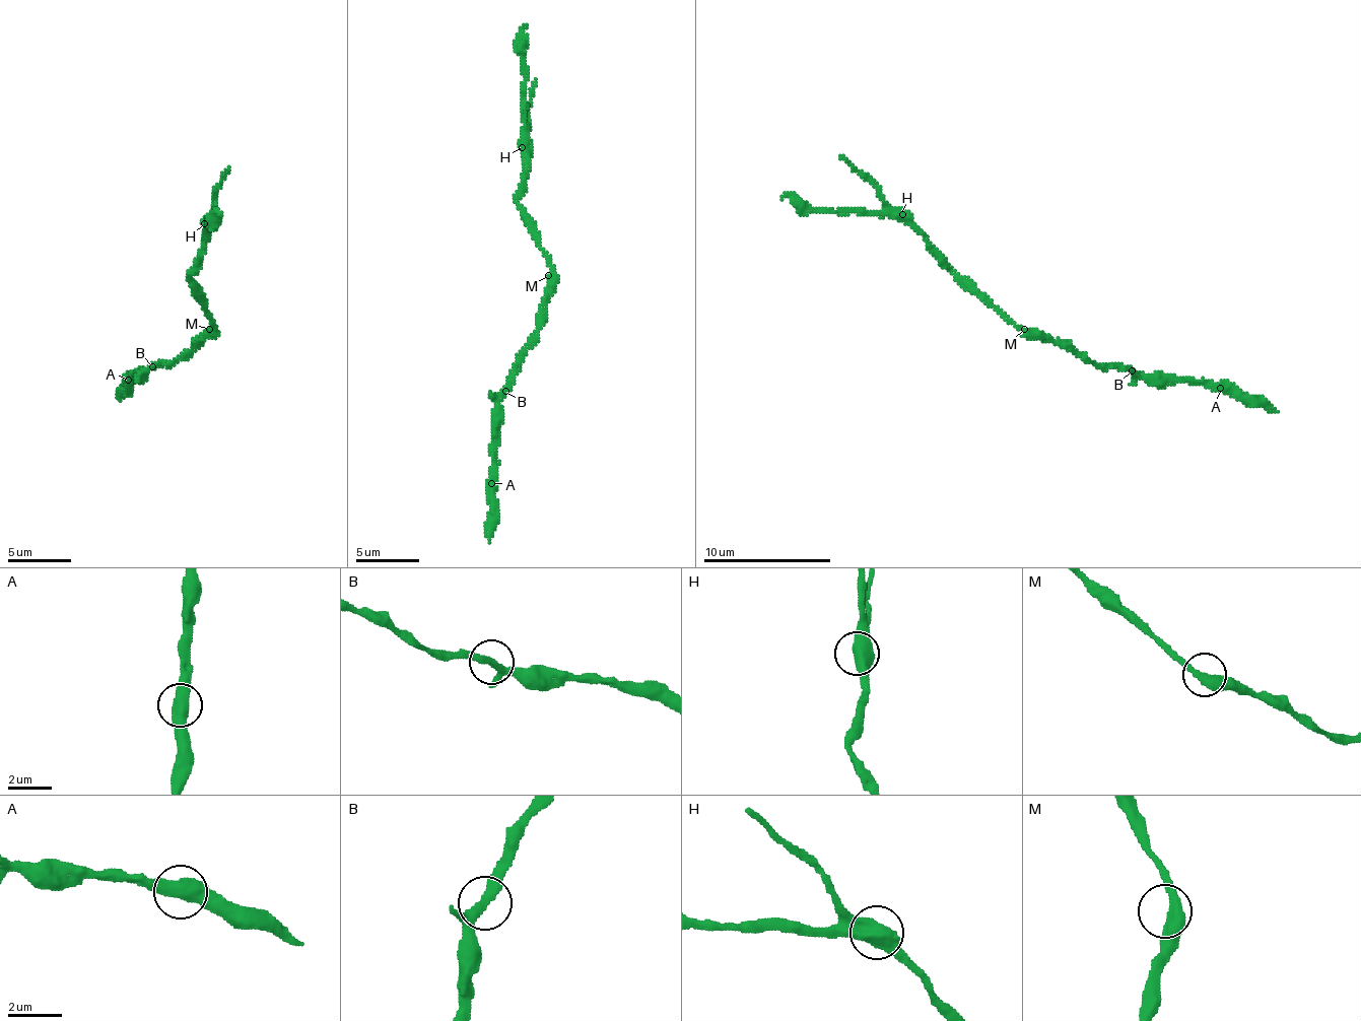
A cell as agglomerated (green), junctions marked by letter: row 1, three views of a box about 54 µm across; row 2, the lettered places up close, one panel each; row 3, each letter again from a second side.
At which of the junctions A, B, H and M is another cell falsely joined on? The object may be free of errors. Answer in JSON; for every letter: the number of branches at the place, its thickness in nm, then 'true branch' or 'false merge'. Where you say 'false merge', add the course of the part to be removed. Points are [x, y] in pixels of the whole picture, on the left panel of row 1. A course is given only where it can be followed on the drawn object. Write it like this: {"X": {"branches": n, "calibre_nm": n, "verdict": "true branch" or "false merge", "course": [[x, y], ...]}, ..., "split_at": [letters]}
{"A": {"branches": 2, "calibre_nm": 550, "verdict": "true branch"}, "B": {"branches": 2, "calibre_nm": 340, "verdict": "true branch"}, "H": {"branches": 2, "calibre_nm": 600, "verdict": "true branch"}, "M": {"branches": 2, "calibre_nm": 440, "verdict": "true branch"}, "split_at": []}

